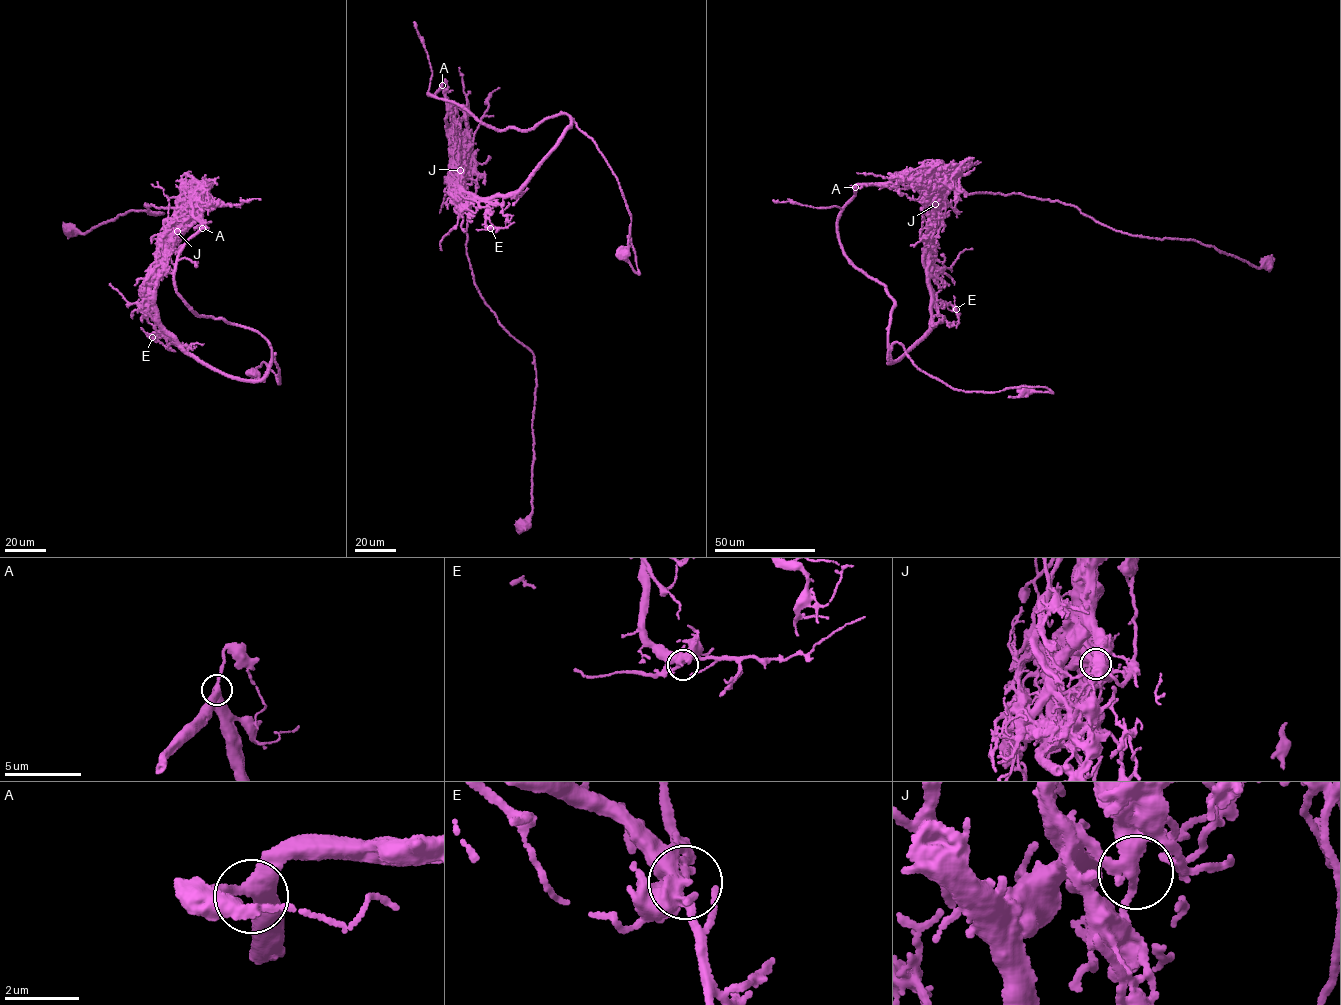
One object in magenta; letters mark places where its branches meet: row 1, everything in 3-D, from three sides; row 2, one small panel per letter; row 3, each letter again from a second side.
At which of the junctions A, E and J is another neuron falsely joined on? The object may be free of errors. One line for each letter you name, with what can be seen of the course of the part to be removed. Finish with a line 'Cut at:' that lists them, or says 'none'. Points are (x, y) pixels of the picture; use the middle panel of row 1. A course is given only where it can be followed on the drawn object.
J: Course of the part to remove: (459, 170), (459, 162), (476, 188), (466, 231), (474, 284), (498, 322), (534, 357), (532, 510), (517, 529)
Cut at: J

